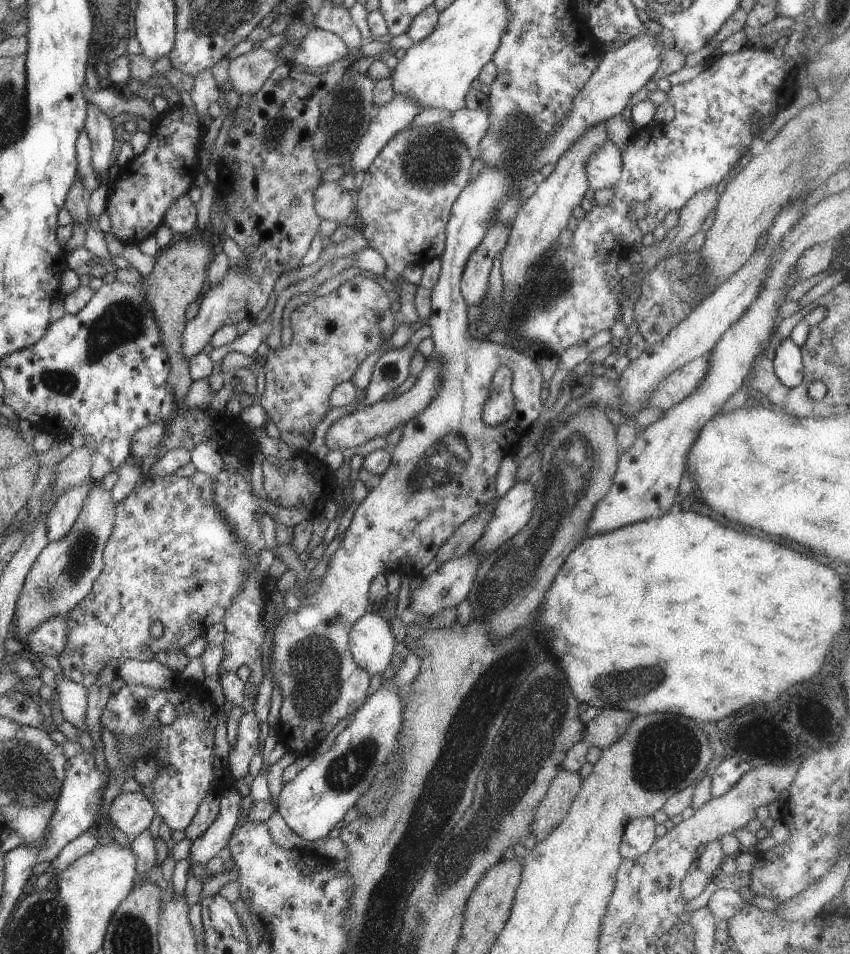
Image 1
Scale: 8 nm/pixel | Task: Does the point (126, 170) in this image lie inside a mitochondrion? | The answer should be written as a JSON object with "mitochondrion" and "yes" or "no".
{"mitochondrion":"no"}

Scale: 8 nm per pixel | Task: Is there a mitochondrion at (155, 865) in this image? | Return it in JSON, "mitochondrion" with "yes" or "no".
{"mitochondrion":"no"}

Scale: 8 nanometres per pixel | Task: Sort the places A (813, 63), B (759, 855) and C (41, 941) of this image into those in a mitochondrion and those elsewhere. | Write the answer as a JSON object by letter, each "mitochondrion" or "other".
{"A":"other","B":"other","C":"mitochondrion"}

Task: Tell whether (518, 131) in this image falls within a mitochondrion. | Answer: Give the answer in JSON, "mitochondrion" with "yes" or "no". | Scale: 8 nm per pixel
{"mitochondrion":"yes"}

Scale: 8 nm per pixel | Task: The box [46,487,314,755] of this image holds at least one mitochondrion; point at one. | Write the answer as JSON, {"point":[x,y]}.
{"point":[80,555]}

